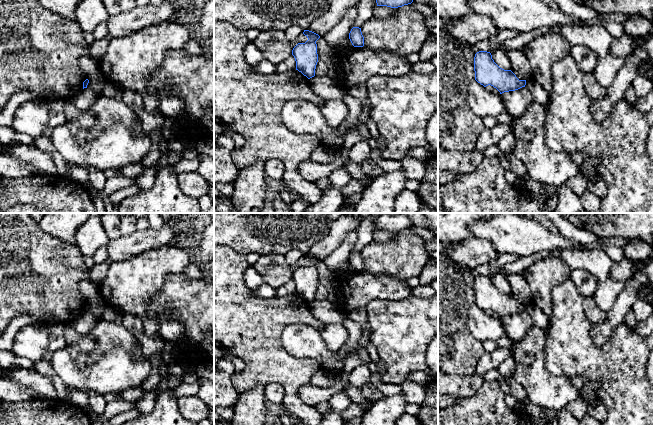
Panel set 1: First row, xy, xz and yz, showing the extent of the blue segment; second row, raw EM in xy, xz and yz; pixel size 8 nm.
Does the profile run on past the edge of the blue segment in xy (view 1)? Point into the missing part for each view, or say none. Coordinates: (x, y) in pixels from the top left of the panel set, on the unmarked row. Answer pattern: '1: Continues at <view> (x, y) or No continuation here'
1: No continuation here

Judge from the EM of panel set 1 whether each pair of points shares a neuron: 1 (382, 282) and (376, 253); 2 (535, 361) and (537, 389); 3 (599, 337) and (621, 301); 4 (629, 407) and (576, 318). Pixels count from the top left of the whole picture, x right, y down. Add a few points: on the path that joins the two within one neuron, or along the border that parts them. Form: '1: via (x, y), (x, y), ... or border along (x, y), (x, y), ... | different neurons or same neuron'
1: border along (363, 270), (376, 275), (392, 275), (404, 280) | different neurons
2: via (535, 368), (535, 379), (537, 382) | same neuron
3: via (605, 328), (619, 310) | same neuron
4: via (623, 384), (577, 341) | same neuron

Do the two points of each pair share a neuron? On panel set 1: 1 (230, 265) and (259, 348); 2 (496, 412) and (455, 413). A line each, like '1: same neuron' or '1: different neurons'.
1: same neuron
2: same neuron

